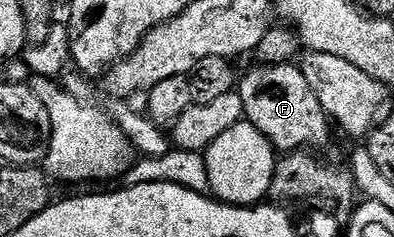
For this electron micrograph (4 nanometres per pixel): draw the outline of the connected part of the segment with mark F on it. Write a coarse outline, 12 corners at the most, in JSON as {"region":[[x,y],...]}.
{"region":[[300,66],[239,79],[248,123],[281,153],[323,146],[331,120]]}

